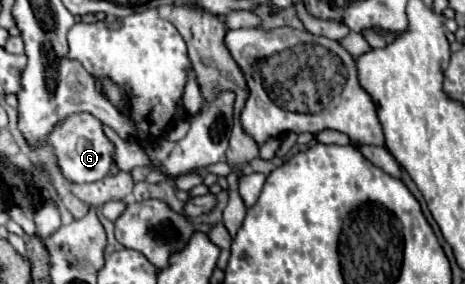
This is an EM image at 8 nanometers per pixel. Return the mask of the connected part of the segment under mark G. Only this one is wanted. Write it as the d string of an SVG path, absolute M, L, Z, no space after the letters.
M80 113L80 115L68 117L62 125L58 125L50 133L48 141L54 147L56 157L58 157L58 165L62 169L62 175L68 181L72 181L72 183L92 183L92 181L104 179L110 173L112 157L114 157L116 147L106 137L102 121L98 117L94 117L92 113Z

